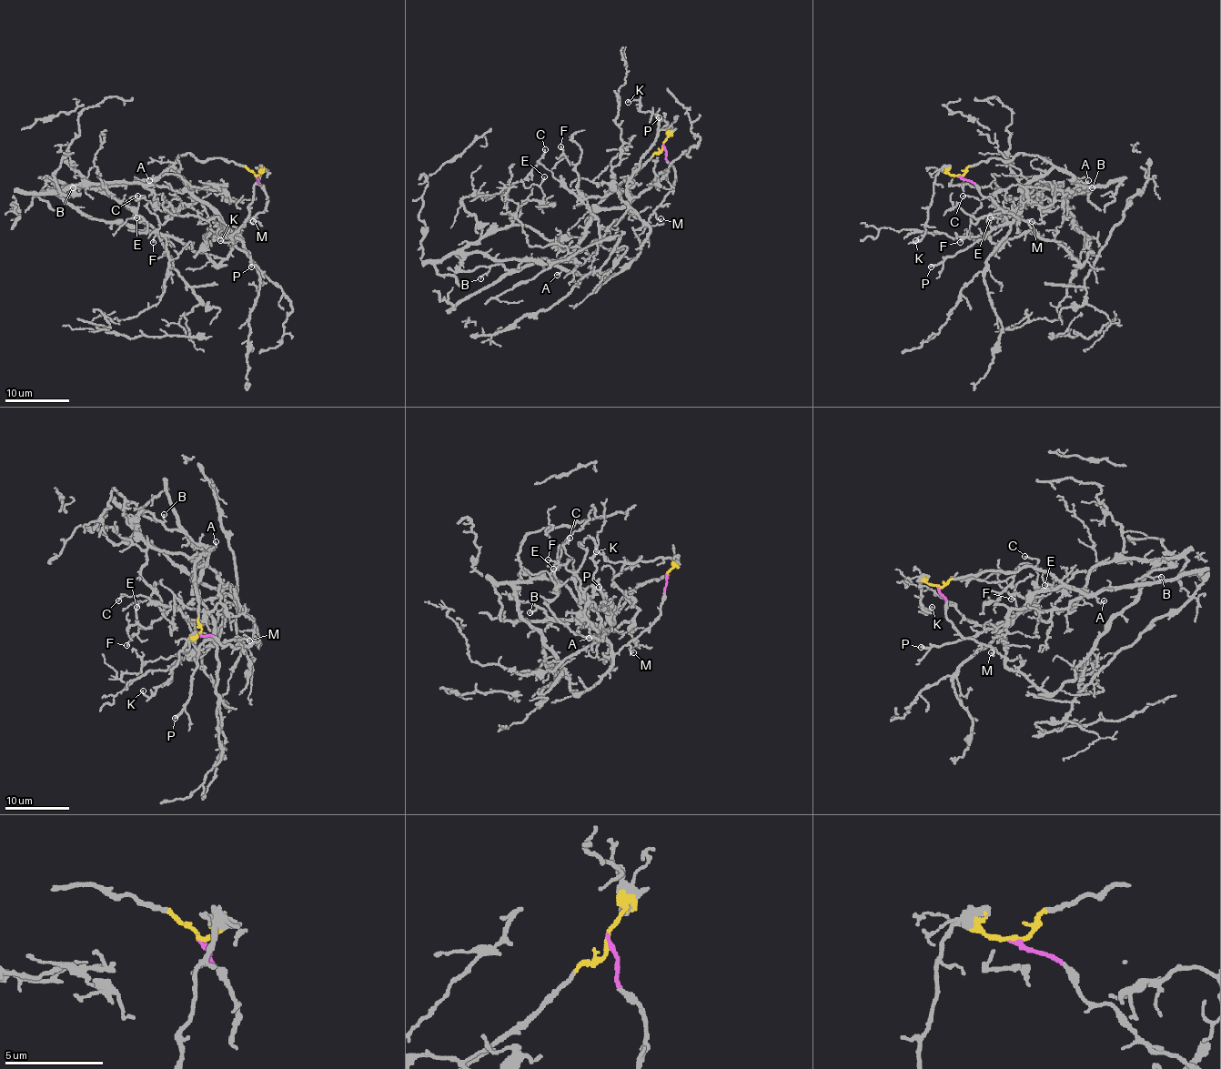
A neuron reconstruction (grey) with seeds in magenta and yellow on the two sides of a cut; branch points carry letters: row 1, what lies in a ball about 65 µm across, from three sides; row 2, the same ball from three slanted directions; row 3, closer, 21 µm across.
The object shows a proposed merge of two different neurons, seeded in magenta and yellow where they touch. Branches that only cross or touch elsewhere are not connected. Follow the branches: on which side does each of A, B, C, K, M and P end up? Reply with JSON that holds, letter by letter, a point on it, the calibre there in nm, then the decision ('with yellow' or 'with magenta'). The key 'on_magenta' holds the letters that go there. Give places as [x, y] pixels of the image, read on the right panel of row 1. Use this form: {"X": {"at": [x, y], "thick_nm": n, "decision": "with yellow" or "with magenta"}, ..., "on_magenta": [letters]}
{"A": {"at": [1088, 180], "thick_nm": 140, "decision": "with yellow"}, "B": {"at": [1092, 187], "thick_nm": 70, "decision": "with yellow"}, "C": {"at": [963, 196], "thick_nm": 120, "decision": "with yellow"}, "K": {"at": [915, 240], "thick_nm": 120, "decision": "with yellow"}, "M": {"at": [1032, 221], "thick_nm": 130, "decision": "with magenta"}, "P": {"at": [931, 267], "thick_nm": 240, "decision": "with yellow"}, "on_magenta": ["M"]}

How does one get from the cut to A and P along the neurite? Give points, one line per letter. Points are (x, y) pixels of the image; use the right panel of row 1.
A: (959, 176), (971, 166), (990, 157), (1011, 161), (1022, 153), (1040, 156), (1077, 180), (1088, 180)
P: (959, 176), (1020, 153), (1038, 157), (1030, 164), (1043, 172), (1025, 186), (1014, 218), (930, 267)

